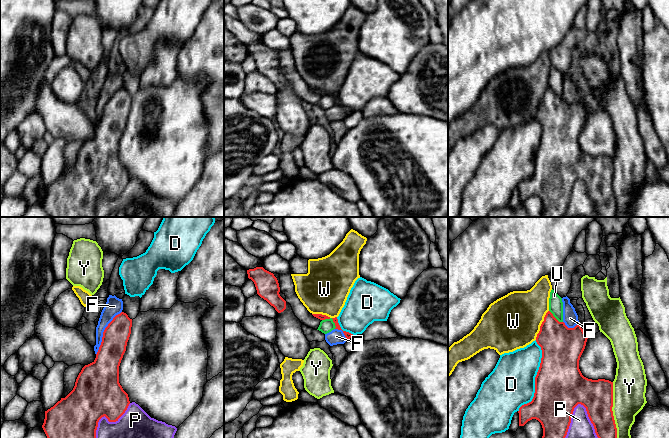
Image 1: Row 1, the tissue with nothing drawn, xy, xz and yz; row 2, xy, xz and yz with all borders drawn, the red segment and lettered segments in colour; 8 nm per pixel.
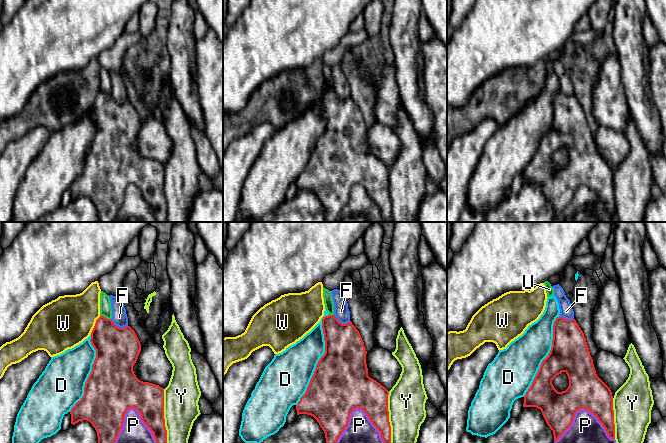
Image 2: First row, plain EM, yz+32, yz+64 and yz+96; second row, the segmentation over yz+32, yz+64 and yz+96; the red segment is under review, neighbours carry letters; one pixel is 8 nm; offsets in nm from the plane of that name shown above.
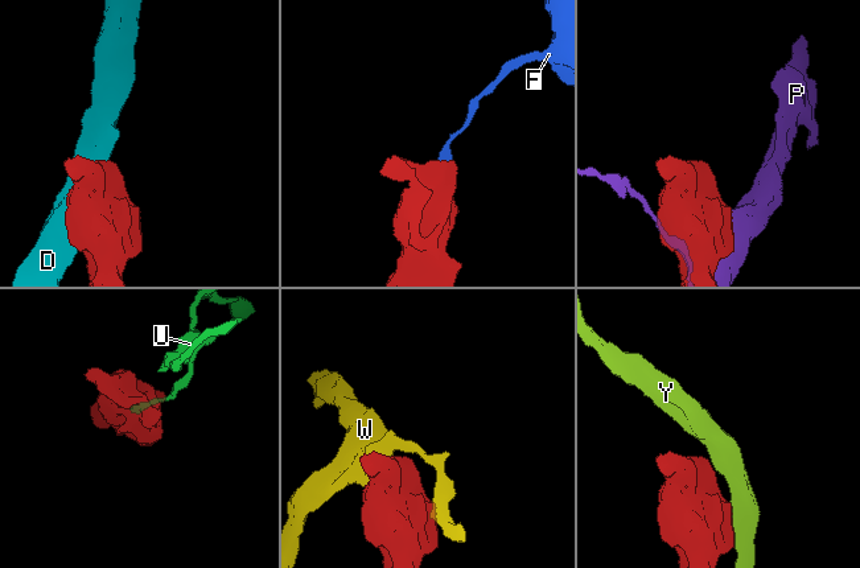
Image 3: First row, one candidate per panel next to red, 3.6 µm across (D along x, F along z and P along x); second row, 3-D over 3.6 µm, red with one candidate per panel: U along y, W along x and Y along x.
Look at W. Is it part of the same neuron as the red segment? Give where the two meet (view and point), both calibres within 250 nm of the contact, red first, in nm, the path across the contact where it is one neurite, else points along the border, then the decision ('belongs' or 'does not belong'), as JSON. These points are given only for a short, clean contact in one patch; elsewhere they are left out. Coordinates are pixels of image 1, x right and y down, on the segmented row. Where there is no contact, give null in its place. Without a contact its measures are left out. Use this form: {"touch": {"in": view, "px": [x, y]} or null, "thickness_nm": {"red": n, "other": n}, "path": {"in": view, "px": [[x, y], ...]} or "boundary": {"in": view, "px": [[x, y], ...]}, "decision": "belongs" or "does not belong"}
{"touch": {"in": "yz", "px": [541, 325]}, "thickness_nm": {"red": 320, "other": 440}, "decision": "does not belong"}

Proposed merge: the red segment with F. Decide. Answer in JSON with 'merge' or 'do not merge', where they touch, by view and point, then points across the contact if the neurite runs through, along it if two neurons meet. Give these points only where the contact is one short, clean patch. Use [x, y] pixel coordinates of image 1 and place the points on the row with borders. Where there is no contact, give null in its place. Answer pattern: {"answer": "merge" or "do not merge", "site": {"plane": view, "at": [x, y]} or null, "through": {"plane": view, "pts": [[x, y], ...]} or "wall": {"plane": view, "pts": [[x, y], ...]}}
{"answer": "do not merge", "site": {"plane": "xy", "at": [103, 332]}, "wall": {"plane": "xy", "pts": [[121, 311], [105, 328], [96, 354]]}}

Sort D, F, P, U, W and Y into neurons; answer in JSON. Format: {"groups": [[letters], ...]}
{"groups": [["D"], ["F"], ["P"], ["U"], ["W"], ["Y"]]}

